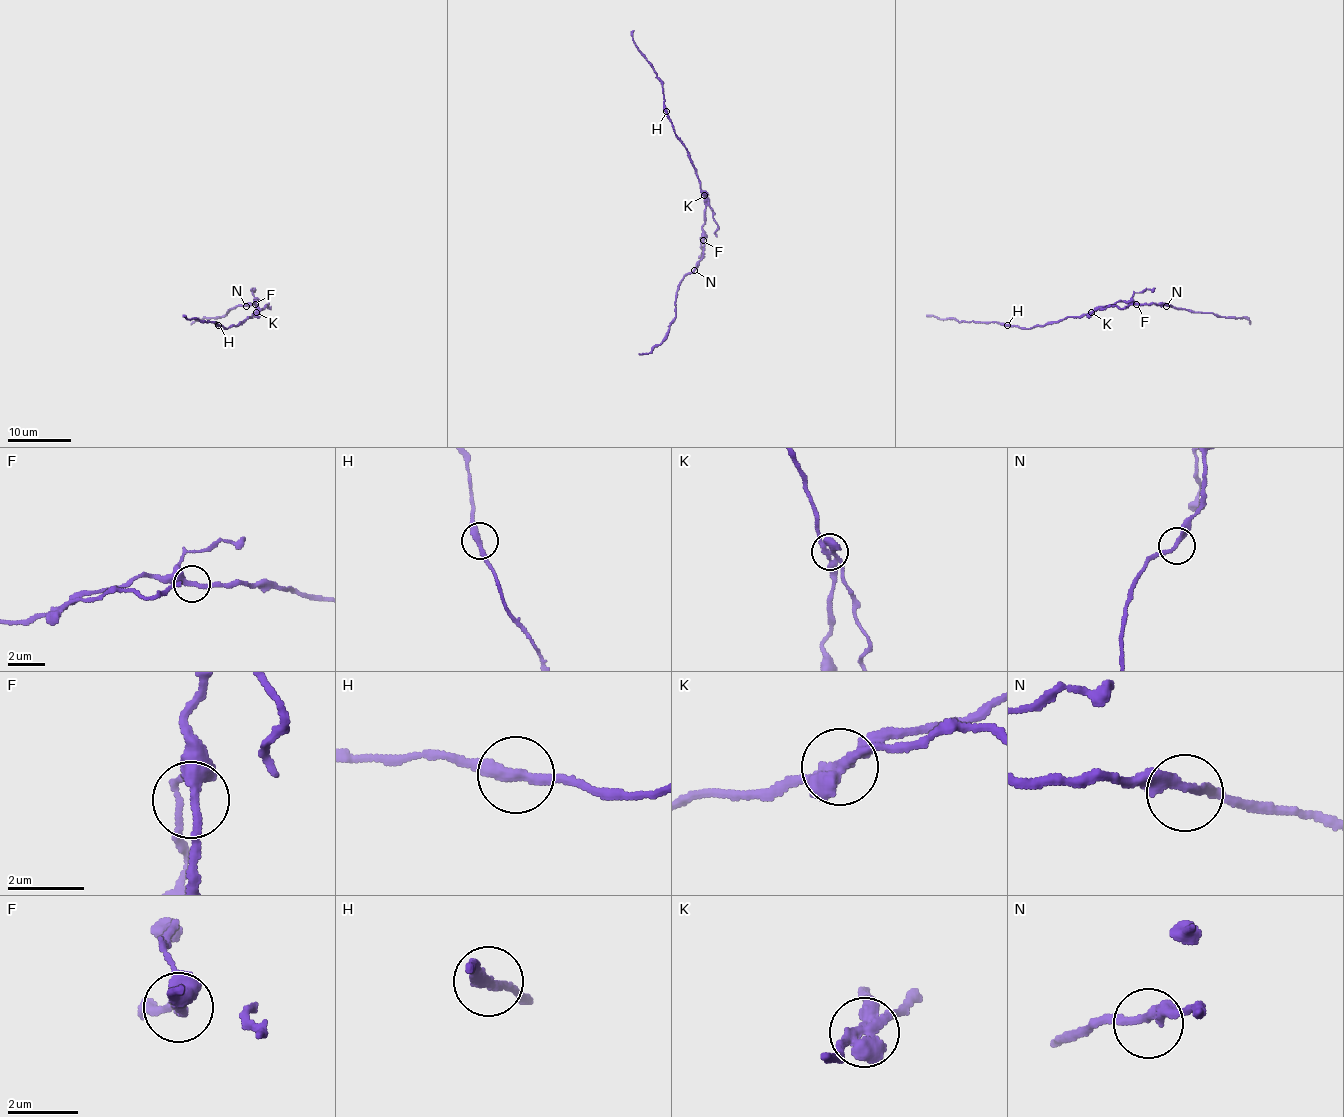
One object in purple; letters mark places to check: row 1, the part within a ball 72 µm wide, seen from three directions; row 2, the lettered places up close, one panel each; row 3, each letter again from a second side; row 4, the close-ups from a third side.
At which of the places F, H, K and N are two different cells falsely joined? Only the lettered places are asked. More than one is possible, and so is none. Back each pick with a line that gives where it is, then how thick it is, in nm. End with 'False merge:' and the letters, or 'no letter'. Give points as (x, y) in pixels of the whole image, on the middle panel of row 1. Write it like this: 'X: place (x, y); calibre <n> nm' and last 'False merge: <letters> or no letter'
K: place (704, 195); calibre 460 nm
False merge: K

